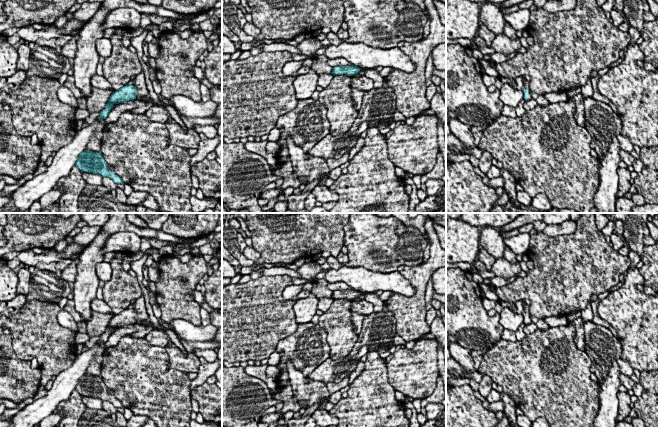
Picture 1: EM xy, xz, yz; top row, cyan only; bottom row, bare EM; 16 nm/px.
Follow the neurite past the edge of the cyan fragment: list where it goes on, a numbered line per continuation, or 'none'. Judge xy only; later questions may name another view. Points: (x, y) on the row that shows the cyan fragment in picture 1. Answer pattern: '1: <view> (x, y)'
1: xy (139, 82)

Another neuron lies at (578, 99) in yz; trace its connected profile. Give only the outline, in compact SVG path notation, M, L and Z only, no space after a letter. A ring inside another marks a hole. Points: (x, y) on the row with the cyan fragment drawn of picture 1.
M578 94L575 95L573 98L568 97L567 100L571 100L575 103L576 105L576 113L574 115L577 123L580 126L584 126L585 127L585 106L584 106L584 99L586 98L586 96L584 96L583 94Z

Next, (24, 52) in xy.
M21 44L17 49L17 52L18 52L18 60L17 60L16 69L27 71L29 68L31 49L28 47L28 45Z

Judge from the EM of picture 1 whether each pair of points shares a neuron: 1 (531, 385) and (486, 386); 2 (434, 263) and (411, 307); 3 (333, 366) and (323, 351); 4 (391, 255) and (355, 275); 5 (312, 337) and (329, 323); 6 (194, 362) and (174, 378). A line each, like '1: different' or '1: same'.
1: different
2: same
3: different
4: different
5: different
6: different

